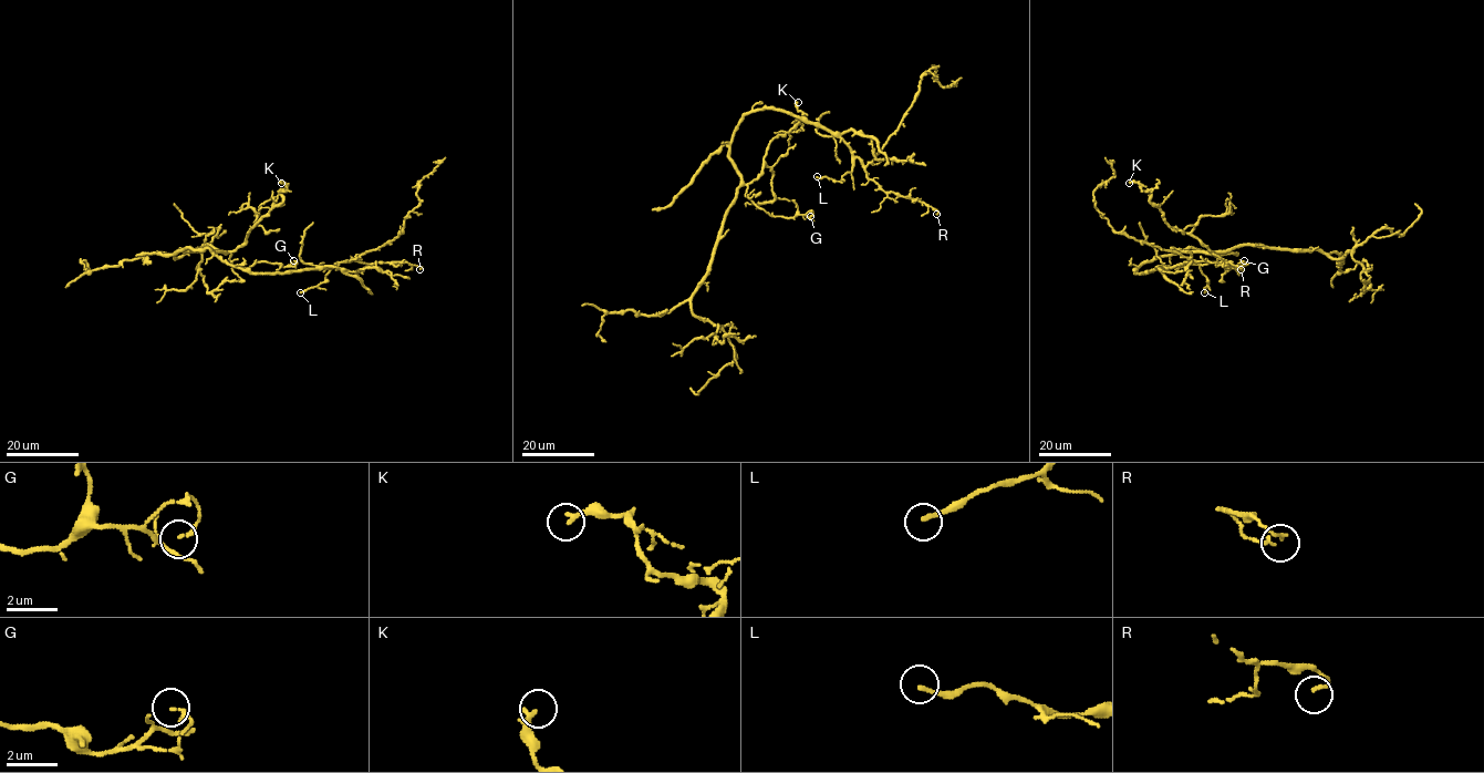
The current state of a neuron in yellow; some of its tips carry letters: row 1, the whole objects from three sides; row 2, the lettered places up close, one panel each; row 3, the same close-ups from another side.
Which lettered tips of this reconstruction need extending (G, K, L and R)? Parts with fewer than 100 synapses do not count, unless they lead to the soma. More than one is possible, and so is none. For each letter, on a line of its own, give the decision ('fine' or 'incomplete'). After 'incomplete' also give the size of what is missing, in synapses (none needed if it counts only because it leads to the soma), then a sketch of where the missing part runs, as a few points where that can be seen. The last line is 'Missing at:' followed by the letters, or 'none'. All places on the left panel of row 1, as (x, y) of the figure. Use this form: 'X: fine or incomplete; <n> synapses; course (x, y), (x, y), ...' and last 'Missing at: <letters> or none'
G: fine
K: fine
L: fine
R: fine
Missing at: none

